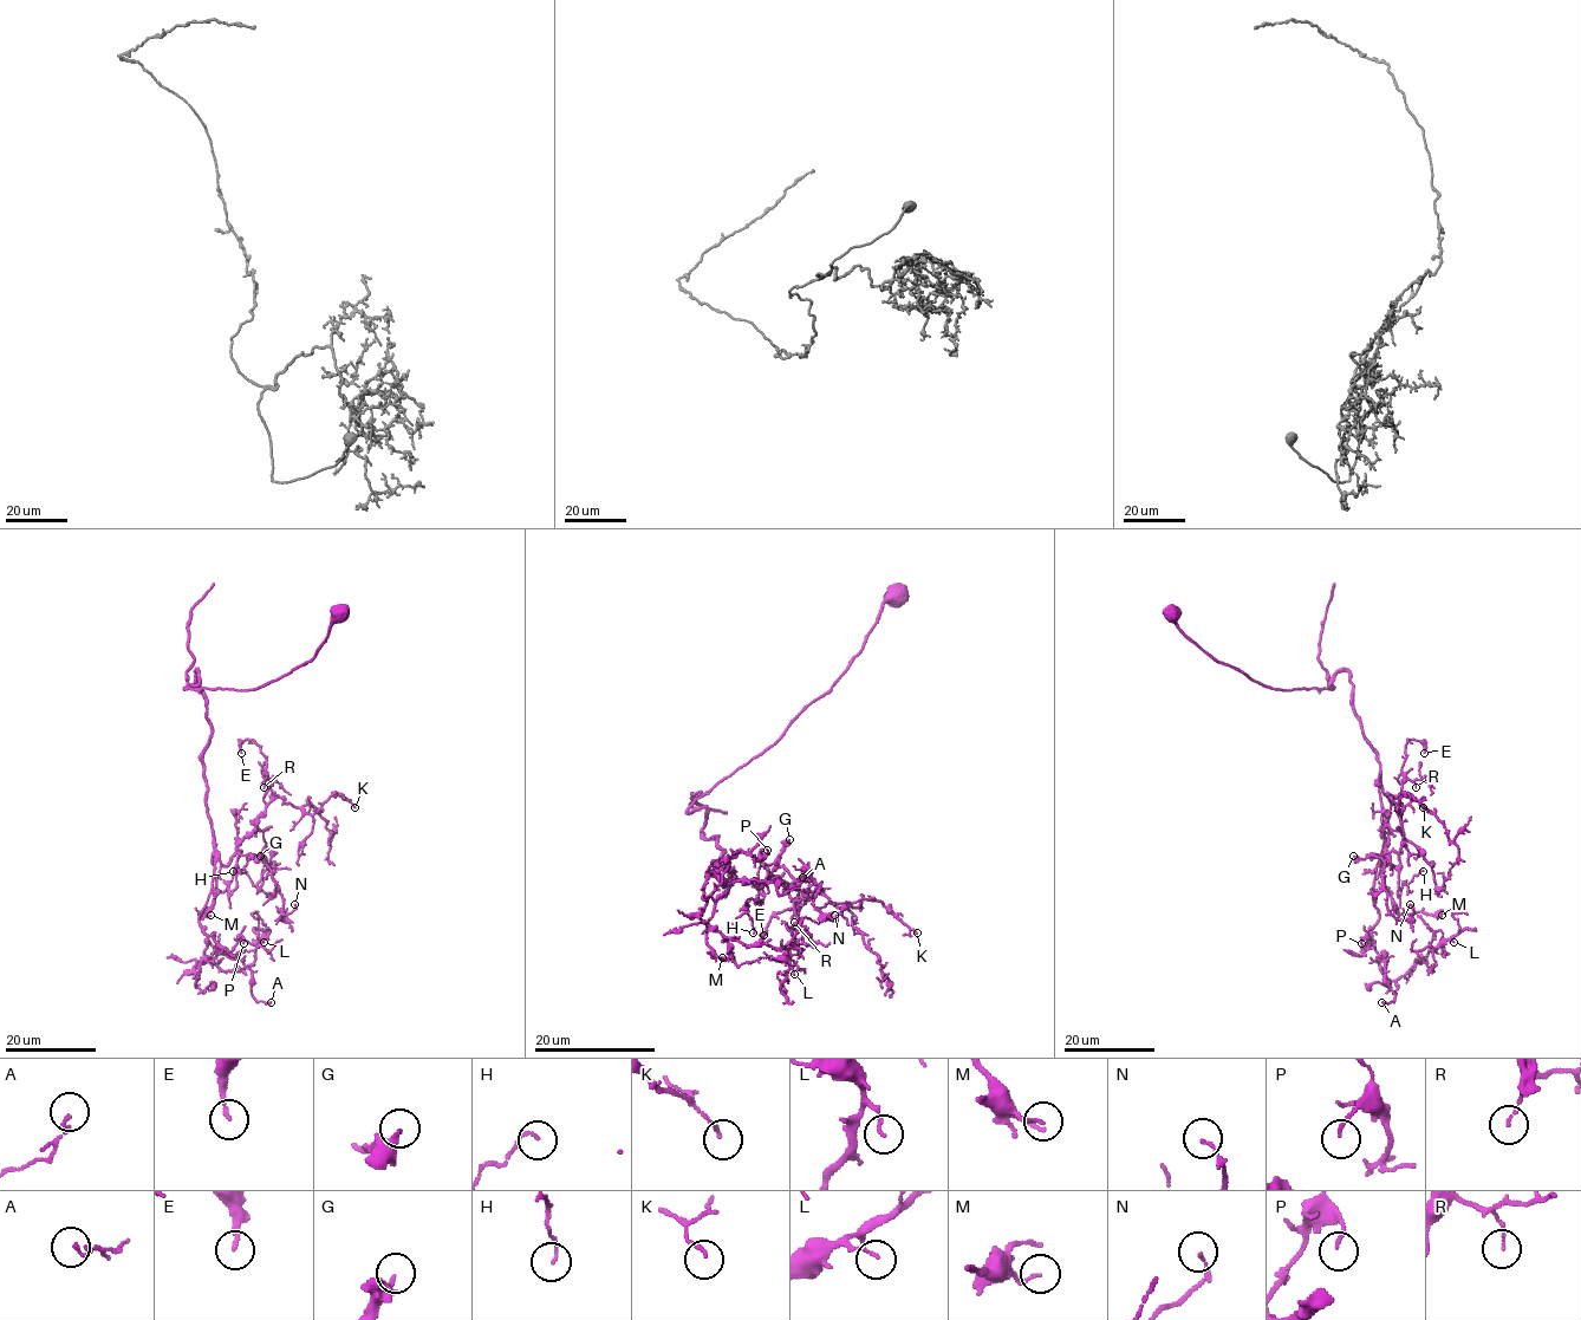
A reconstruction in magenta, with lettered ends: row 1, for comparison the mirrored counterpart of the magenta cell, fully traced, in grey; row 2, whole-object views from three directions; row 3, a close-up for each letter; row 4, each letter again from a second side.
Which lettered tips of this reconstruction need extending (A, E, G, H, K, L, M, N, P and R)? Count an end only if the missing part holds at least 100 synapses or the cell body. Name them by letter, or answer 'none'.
none

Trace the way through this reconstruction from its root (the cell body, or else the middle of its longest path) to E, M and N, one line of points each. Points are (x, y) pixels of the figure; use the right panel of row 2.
E: (1173, 616), (1272, 688), (1323, 689), (1348, 672), (1380, 767), (1385, 865), (1405, 745), (1424, 753)
M: (1173, 616), (1217, 661), (1272, 688), (1323, 689), (1348, 672), (1380, 767), (1380, 872), (1391, 905), (1442, 915)
N: (1173, 616), (1272, 688), (1323, 689), (1348, 672), (1380, 767), (1387, 910), (1407, 919), (1410, 904)

